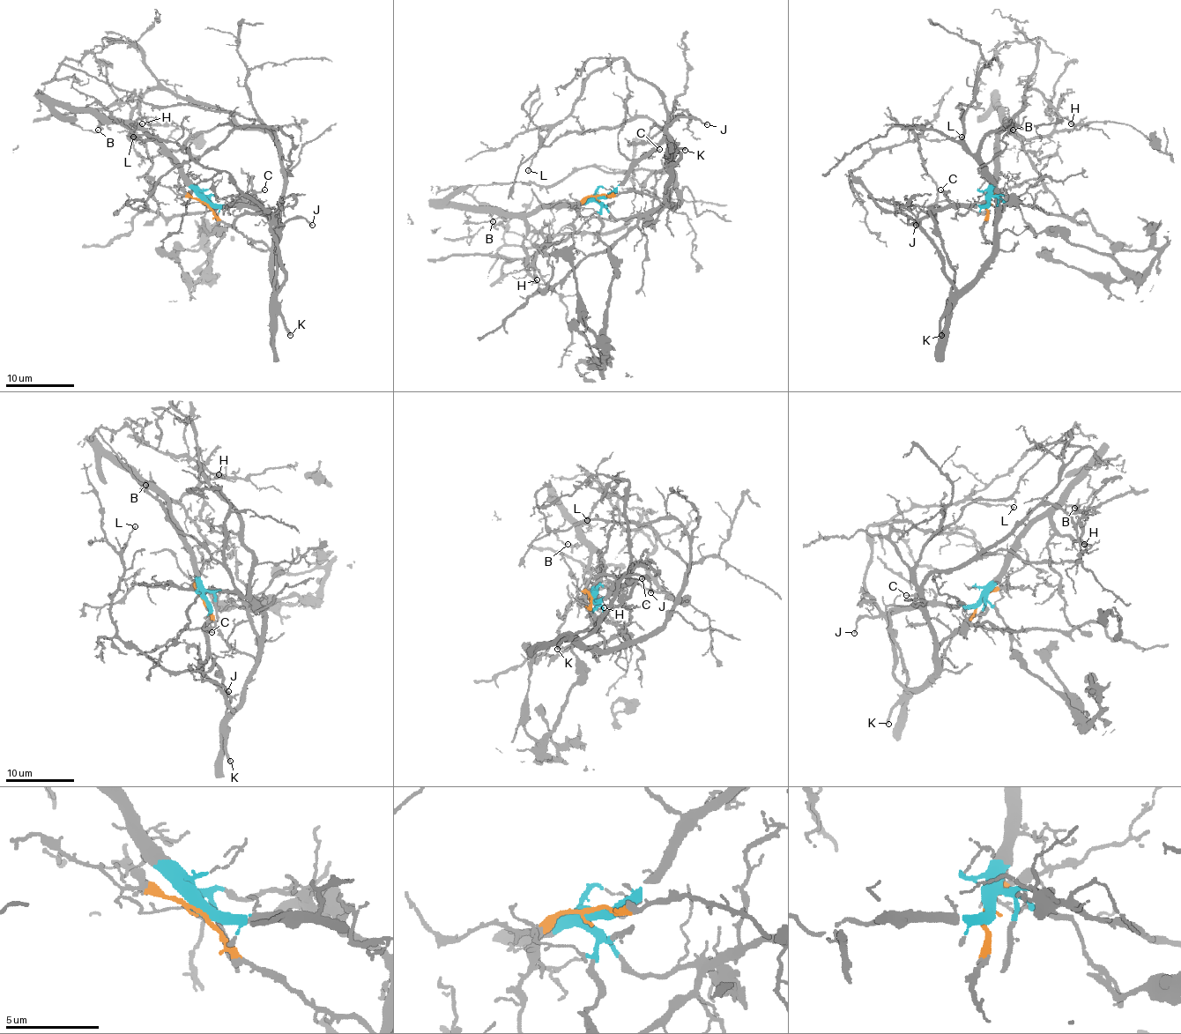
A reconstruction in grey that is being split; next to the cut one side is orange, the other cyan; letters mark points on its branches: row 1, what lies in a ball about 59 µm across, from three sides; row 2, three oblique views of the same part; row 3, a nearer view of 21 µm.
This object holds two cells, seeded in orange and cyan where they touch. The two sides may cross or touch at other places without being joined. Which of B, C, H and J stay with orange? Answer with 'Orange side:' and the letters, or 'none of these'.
Orange side: none of these

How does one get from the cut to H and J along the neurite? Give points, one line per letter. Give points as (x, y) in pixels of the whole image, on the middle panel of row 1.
H: (599, 195), (581, 204), (541, 205), (525, 219), (523, 251), (527, 272), (534, 280), (532, 282), (538, 278)
J: (599, 195), (608, 195), (678, 118), (699, 118), (707, 124)

